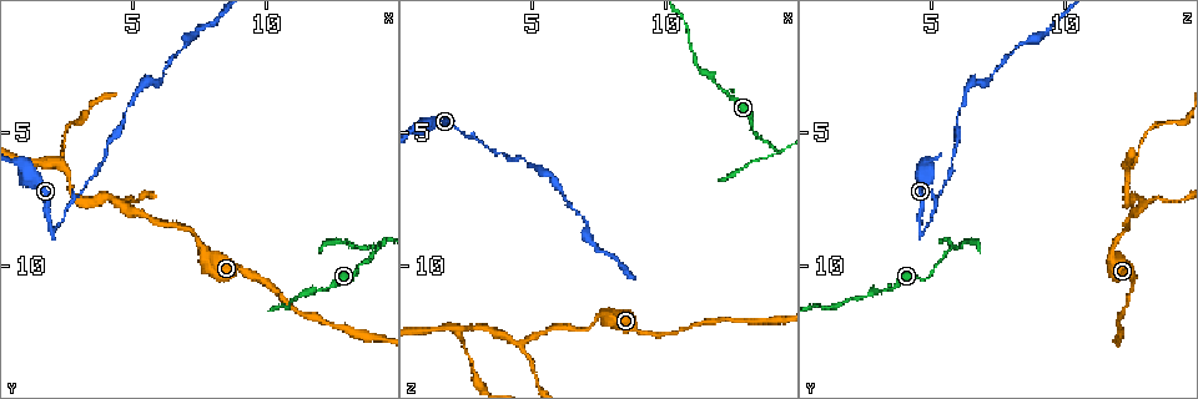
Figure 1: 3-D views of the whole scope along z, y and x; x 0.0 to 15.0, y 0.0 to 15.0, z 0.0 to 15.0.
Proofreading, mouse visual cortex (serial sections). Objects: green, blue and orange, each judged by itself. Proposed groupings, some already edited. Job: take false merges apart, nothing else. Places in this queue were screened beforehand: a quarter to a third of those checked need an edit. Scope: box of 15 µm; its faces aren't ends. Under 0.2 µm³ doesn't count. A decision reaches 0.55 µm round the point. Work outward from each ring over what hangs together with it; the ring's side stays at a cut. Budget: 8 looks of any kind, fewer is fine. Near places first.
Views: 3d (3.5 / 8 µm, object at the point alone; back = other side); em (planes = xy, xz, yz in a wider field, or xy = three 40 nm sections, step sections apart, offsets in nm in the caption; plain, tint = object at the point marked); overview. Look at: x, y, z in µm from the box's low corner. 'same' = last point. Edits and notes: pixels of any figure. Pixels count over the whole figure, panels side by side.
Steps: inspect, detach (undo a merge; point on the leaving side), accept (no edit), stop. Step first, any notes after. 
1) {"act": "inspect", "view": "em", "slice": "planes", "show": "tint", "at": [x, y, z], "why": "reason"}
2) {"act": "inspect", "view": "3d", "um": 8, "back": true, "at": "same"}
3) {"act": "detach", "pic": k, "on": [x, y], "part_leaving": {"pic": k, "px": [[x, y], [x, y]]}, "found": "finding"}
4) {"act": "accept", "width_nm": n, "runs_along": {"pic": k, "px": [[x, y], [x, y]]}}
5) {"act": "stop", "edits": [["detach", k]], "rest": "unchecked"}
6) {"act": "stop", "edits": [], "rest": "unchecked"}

{"act": "inspect", "view": "3d", "um": 3.5, "back": true, "at": [4.6, 7.8, 12.9], "why": "sharp bend"}

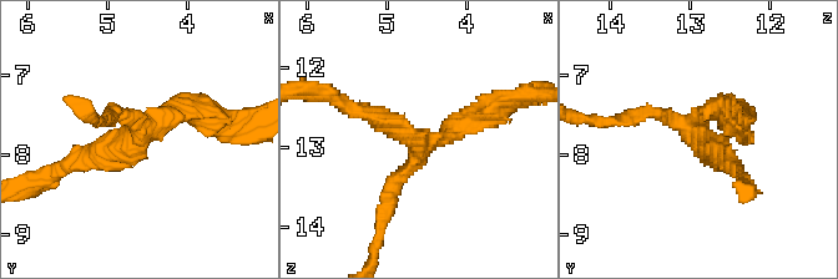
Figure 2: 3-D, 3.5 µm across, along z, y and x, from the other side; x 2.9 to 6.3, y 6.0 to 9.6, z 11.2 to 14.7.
{"act": "inspect", "view": "em", "slice": "xy", "step": 2, "show": "tint", "at": [4.60, 7.75, 12.90], "arms": 3, "arm_widths_nm": [200, 250, 250]}

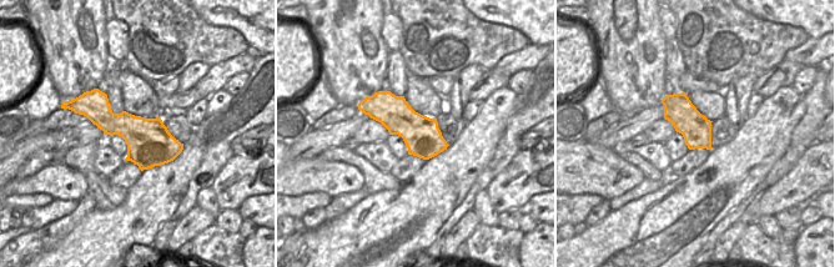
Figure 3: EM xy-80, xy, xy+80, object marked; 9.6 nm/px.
{"act": "accept", "runs_along": {"pic": 2, "px": [[71, 162], [171, 112], [210, 116]]}, "found": "all the same cell"}

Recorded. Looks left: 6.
{"act": "inspect", "view": "3d", "um": 3.5, "at": [2.3, 6.1, 12.5], "why": "branch point"}

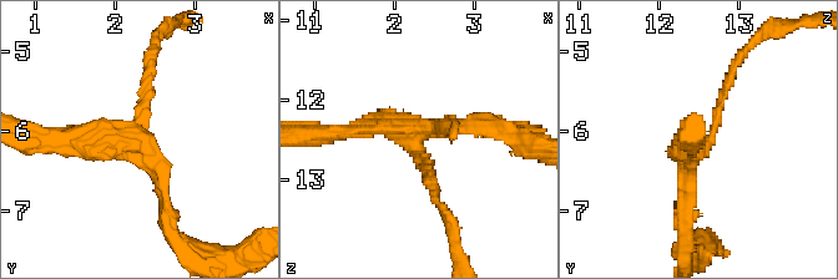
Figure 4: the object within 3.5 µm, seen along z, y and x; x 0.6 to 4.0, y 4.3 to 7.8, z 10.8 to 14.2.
{"act": "inspect", "view": "em", "slice": "xy", "step": 2, "show": "tint", "at": [2.25, 6.15, 12.50], "arms": 3, "arm_widths_nm": [100, 200, 250]}

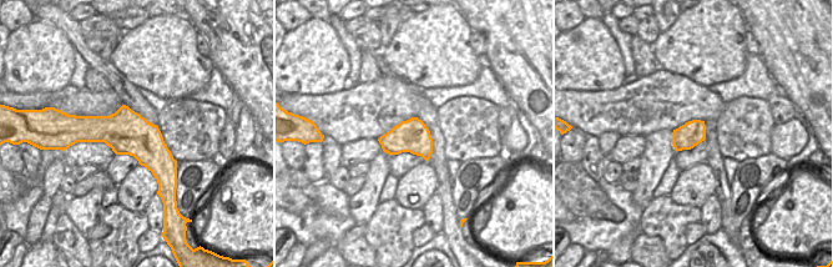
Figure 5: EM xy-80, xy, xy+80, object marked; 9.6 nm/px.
{"act": "accept", "runs_along": {"pic": 4, "px": [[168, 217], [134, 145], [57, 141]]}, "found": "one cell here"}

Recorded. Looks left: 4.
{"act": "inspect", "view": "3d", "um": 3.5, "at": [2.0, 8.8, 4.7]}

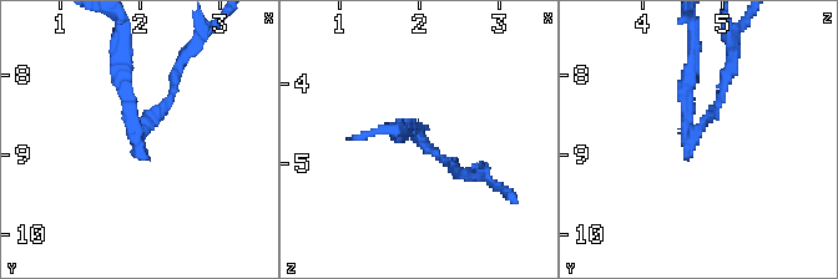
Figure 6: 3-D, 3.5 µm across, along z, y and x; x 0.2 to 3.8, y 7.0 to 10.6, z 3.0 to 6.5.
{"act": "inspect", "view": "em", "slice": "planes", "show": "tint", "at": [1.95, 8.70, 4.60]}

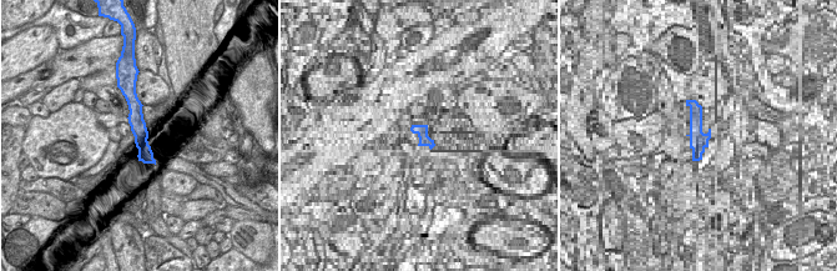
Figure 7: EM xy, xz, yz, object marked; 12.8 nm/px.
{"act": "detach", "pic": 6, "on": [173, 87], "part_leaving": {"pic": 6, "px": [[146, 121], [170, 97], [181, 60], [203, 33]]}, "found": "two cells meet here"}

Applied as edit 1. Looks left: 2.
{"act": "stop", "edits": [["detach", 6]], "rest": "unchecked"}

